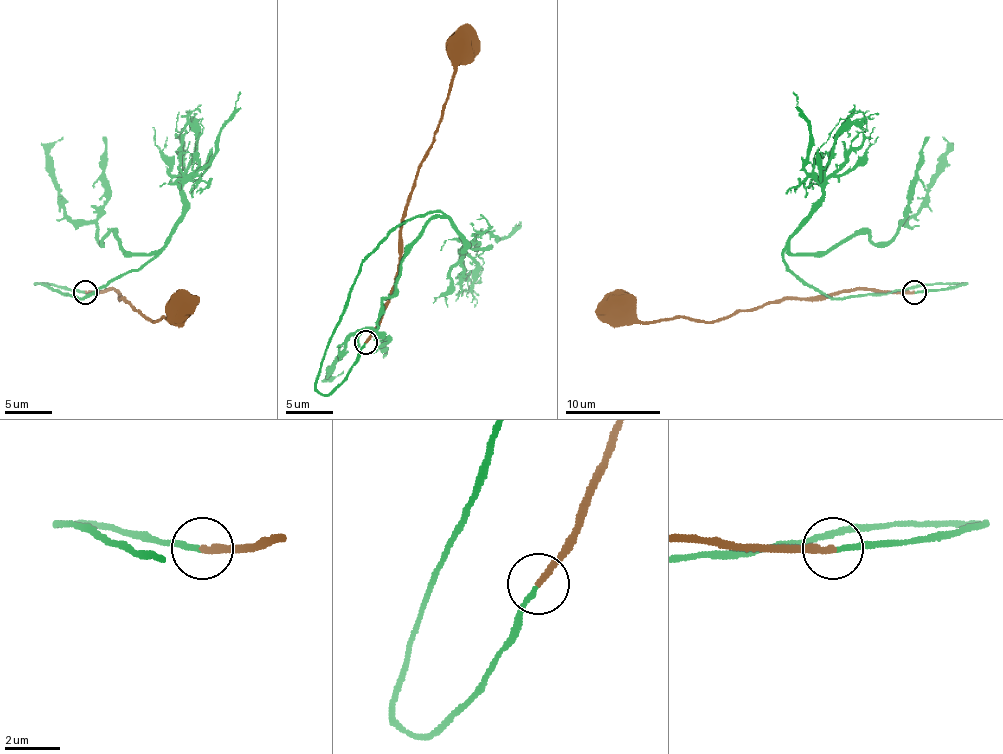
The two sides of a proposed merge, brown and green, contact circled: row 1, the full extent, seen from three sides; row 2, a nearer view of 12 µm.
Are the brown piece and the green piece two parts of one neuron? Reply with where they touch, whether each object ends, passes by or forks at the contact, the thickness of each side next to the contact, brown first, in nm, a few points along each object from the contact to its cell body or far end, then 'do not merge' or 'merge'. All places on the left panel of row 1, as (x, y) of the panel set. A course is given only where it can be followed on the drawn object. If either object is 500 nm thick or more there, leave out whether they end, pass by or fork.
(85, 292) | brown ends | green ends | 240/190 nm | brown via (85, 291), (114, 289), (152, 322), (161, 317), (173, 322), (180, 310) | green via (83, 291), (36, 284), (81, 298), (154, 256), (74, 223), (50, 170), (62, 137) | do not merge

